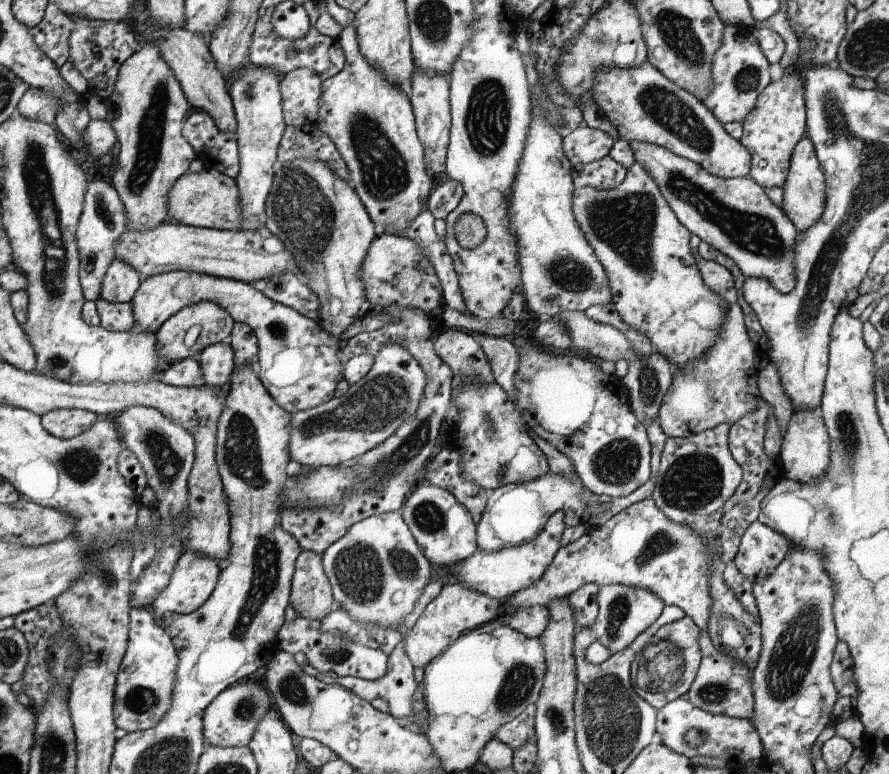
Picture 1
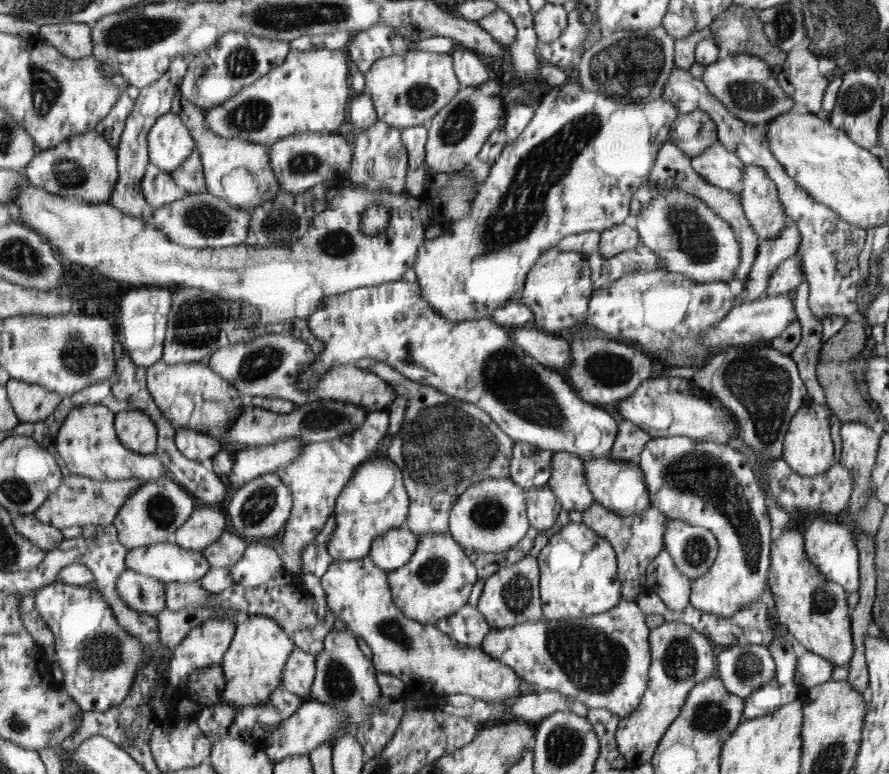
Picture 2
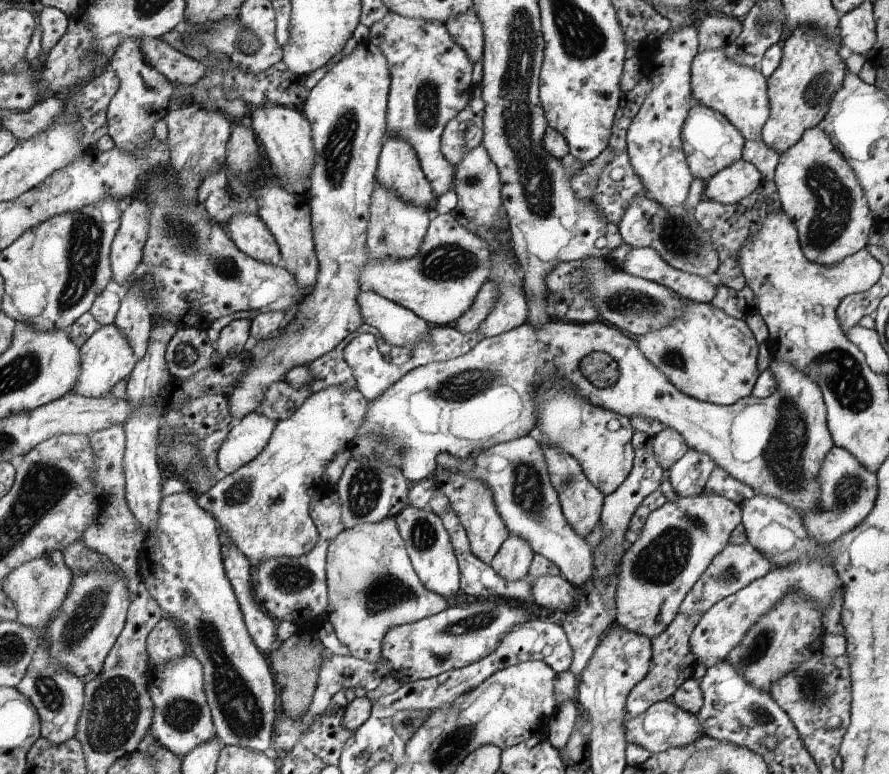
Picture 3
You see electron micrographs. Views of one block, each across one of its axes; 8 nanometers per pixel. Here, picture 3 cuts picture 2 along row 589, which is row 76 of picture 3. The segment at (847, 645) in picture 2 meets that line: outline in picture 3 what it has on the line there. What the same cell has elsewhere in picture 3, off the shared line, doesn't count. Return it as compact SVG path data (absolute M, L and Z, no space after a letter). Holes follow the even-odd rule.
M796 28L790 33L783 46L780 66L776 68L776 72L770 78L767 78L769 104L772 108L762 135L762 141L780 154L788 150L790 146L794 146L808 129L822 124L830 108L830 101L834 98L838 89L842 88L842 80L844 80L847 71L845 64L847 51L840 39L836 42L836 40L816 32L812 28Z

